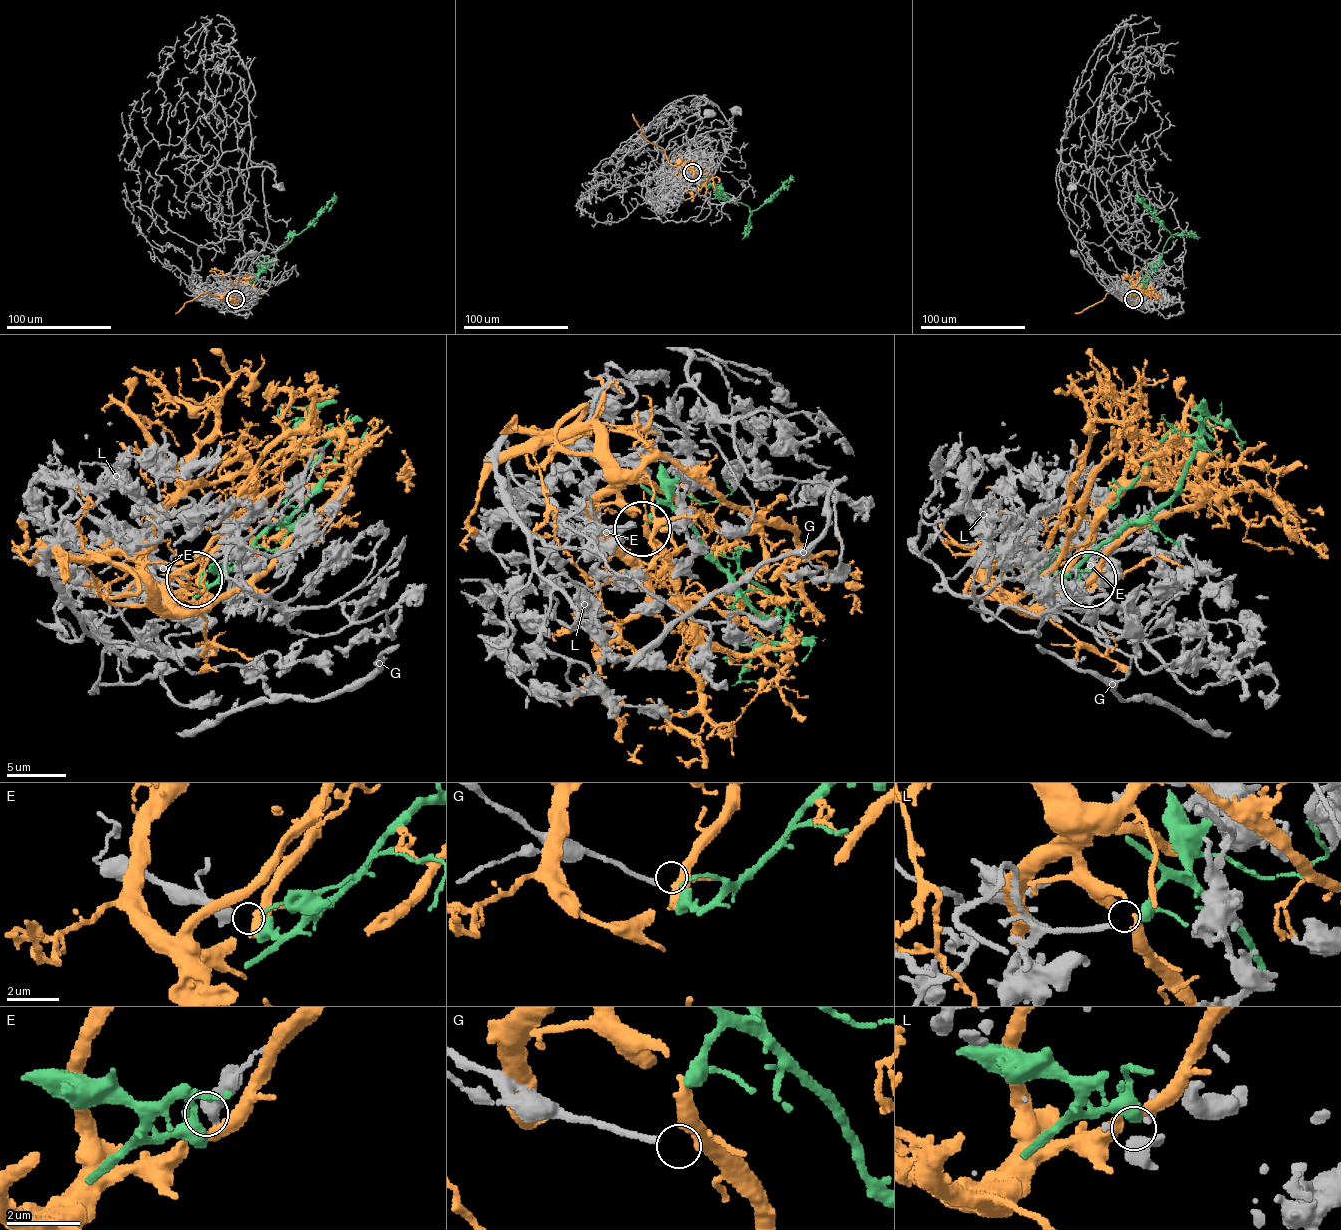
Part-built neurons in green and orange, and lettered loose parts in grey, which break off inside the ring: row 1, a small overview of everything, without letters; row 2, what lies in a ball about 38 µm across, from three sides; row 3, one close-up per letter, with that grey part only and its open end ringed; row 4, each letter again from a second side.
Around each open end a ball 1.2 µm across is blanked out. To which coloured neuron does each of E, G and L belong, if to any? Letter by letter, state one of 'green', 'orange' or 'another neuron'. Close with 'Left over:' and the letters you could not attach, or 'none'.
E: green
G: another neuron
L: another neuron
Left over: G, L

